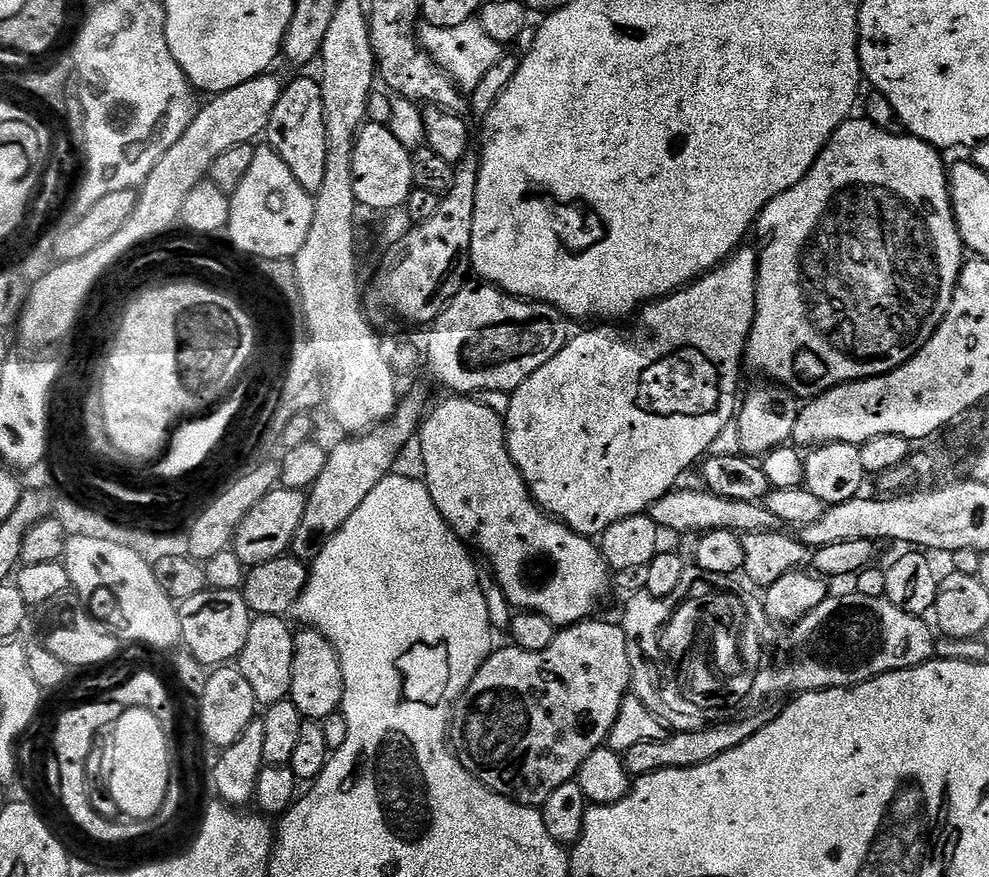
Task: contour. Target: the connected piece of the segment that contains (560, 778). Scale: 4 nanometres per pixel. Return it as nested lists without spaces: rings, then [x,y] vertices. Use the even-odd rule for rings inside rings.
[[[596,619],[561,627],[546,650],[531,652],[515,646],[497,647],[453,707],[450,747],[458,762],[490,790],[508,800],[543,806],[558,786],[579,777],[582,762],[594,750],[605,747],[614,718],[618,718],[618,710],[632,686],[632,654],[626,650],[626,634],[619,623],[607,624]]]

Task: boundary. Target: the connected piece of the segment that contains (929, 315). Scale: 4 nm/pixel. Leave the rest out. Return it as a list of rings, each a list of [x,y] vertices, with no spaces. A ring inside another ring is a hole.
[[[849,118],[837,132],[833,132],[828,145],[820,151],[811,170],[794,187],[774,198],[764,208],[758,221],[758,232],[772,236],[768,245],[759,249],[760,265],[756,275],[756,313],[748,335],[746,349],[747,367],[761,372],[761,377],[788,388],[801,401],[807,402],[813,396],[821,396],[826,390],[893,372],[901,368],[942,326],[954,298],[956,283],[966,263],[966,249],[956,225],[952,209],[952,192],[948,188],[949,169],[939,151],[924,140],[911,134],[896,135],[874,125],[867,118]]]

